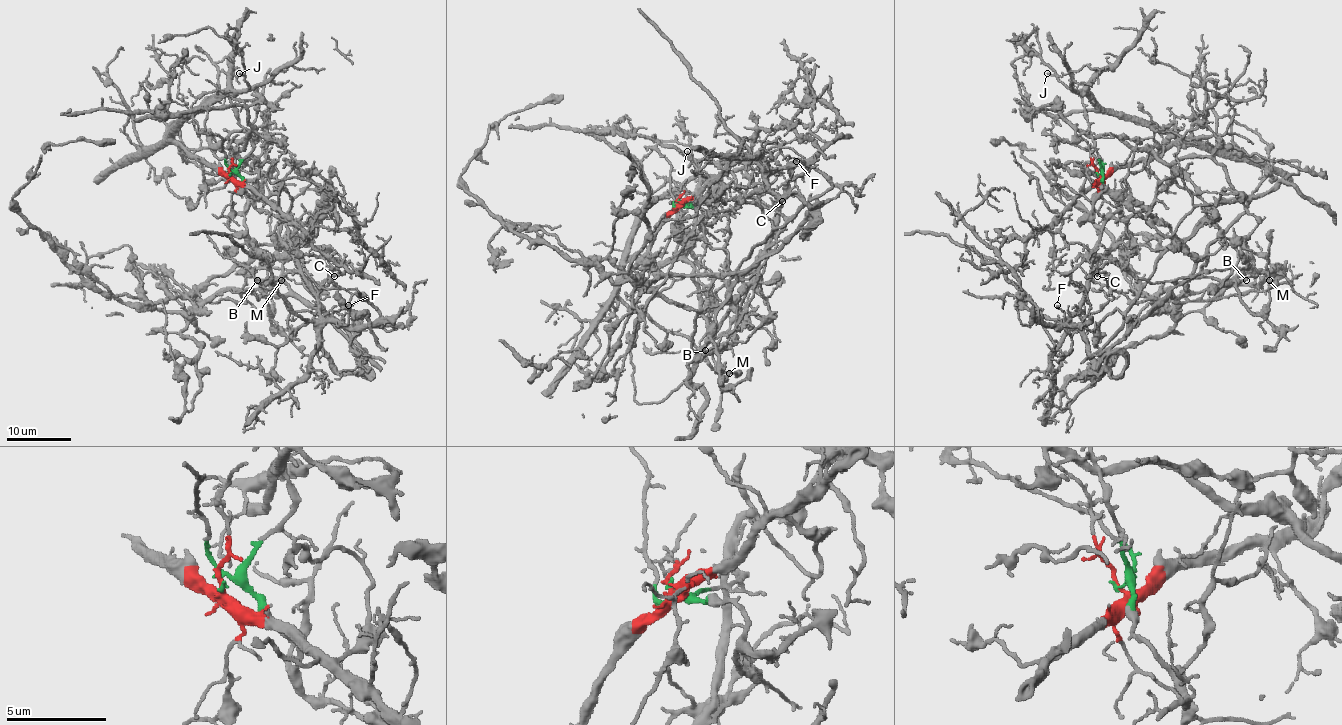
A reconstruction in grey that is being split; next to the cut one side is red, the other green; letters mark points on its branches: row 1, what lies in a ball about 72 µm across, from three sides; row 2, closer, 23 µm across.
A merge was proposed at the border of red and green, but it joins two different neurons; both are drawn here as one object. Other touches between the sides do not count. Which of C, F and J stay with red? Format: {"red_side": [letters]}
{"red_side": ["J"]}

